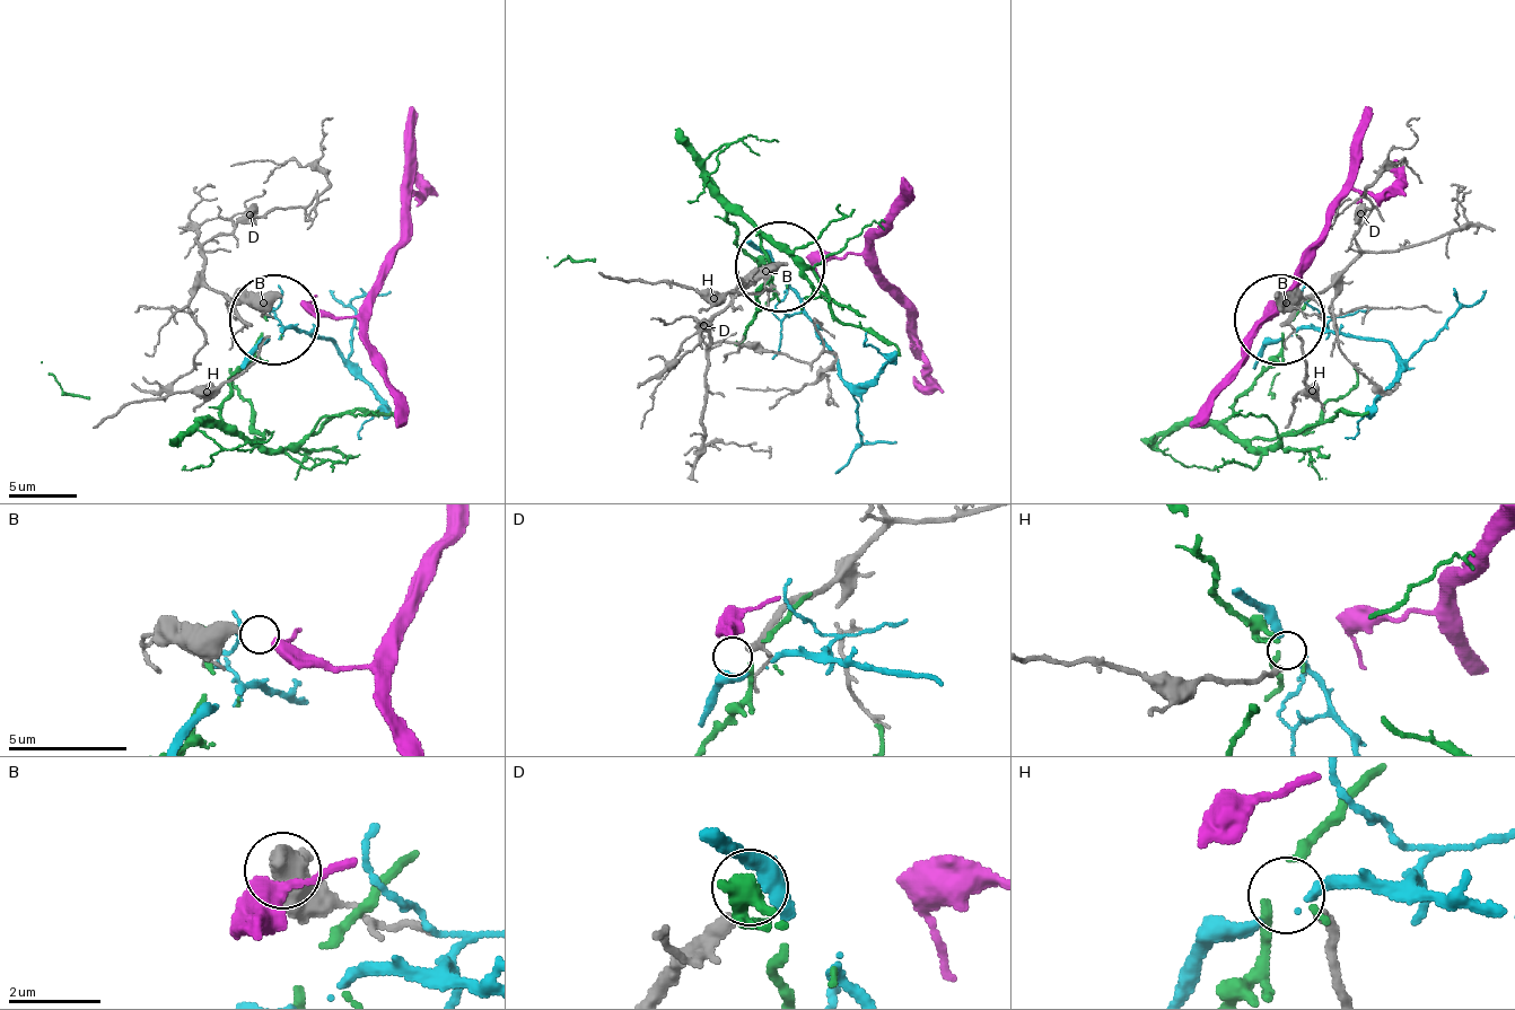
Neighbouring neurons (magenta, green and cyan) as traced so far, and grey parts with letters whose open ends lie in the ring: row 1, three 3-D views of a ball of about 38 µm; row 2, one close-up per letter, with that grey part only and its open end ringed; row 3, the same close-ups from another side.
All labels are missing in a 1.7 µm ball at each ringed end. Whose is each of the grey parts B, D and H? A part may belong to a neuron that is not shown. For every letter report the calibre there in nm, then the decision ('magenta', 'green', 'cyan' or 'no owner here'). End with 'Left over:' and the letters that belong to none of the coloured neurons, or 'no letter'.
B: calibre 440 nm; magenta
D: calibre 220 nm; cyan
H: calibre 220 nm; no owner here
Left over: H

